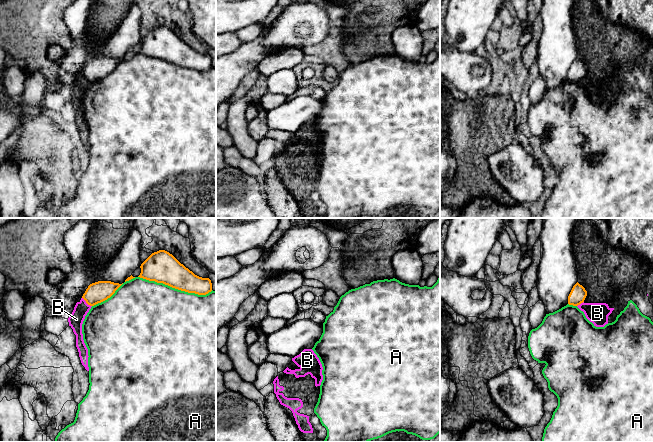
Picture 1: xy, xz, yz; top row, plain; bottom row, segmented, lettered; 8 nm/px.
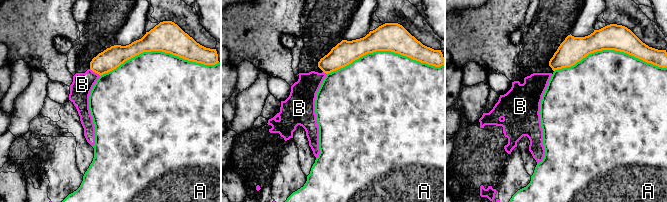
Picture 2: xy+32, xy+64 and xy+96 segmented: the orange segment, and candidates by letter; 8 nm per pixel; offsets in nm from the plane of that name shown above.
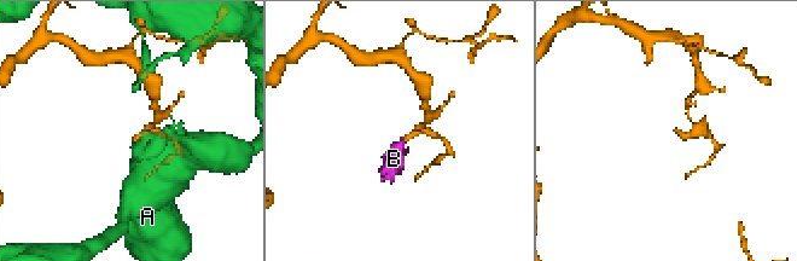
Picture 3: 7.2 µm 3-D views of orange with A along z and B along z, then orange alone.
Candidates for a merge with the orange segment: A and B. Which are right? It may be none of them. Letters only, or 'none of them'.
none of them

